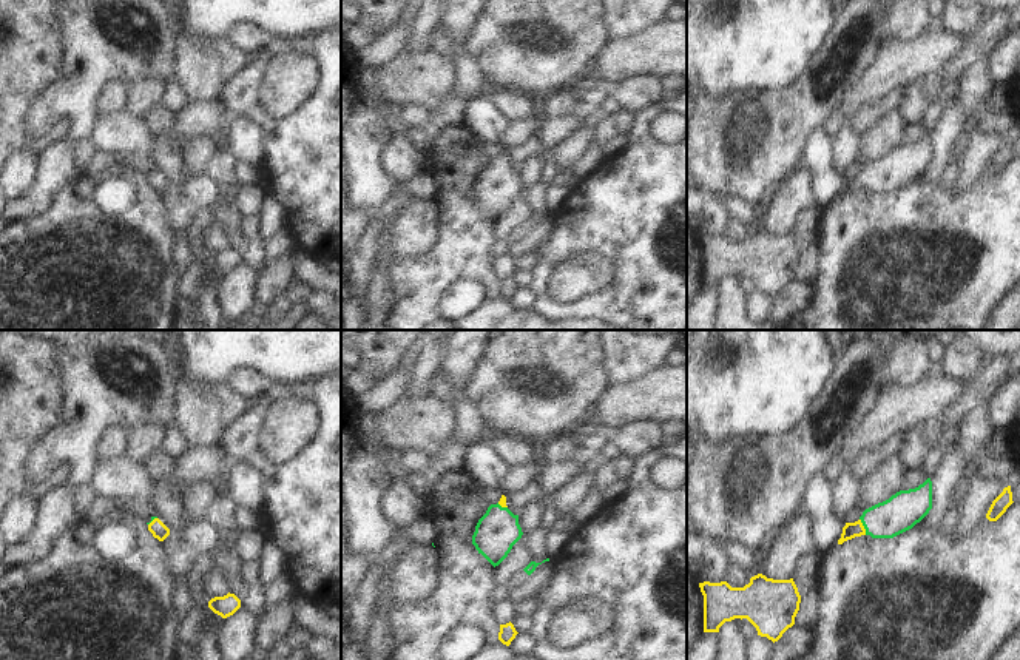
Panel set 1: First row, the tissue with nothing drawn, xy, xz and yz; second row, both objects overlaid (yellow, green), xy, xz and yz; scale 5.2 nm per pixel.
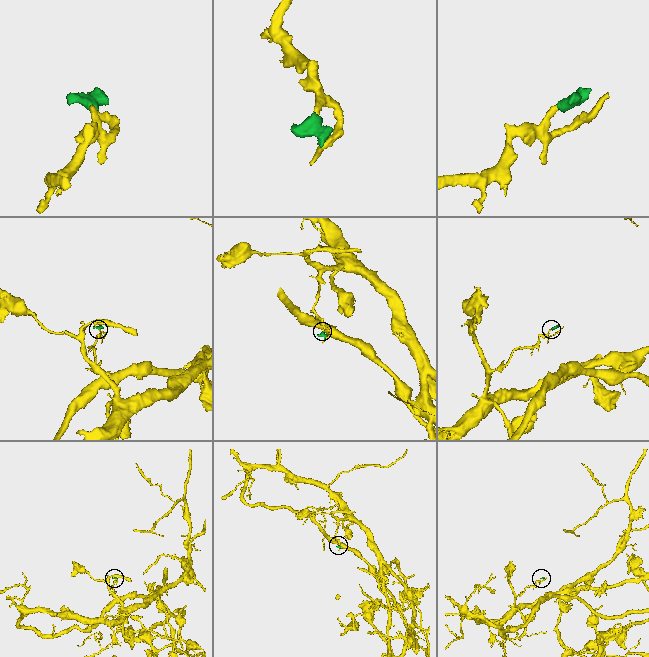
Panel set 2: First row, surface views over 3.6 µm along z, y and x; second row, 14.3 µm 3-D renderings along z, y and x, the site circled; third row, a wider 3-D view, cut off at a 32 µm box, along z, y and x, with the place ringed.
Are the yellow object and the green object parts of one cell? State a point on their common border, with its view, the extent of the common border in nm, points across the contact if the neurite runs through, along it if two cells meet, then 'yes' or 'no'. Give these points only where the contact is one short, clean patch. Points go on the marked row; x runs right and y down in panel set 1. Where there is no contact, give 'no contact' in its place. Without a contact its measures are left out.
contact yz (863, 526); length 90 nm; way yz (851, 529), (863, 526), (898, 514); yes

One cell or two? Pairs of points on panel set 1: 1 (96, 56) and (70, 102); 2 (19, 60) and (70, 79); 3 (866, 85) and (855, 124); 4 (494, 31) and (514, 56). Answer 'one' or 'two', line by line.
1: one
2: two
3: two
4: one

